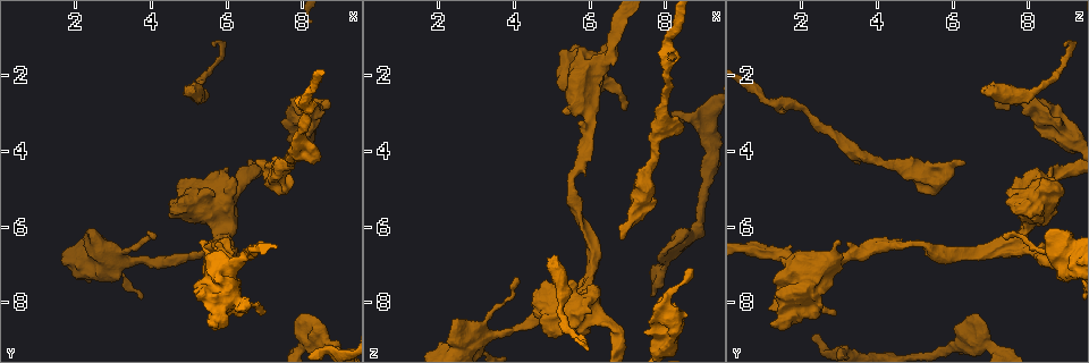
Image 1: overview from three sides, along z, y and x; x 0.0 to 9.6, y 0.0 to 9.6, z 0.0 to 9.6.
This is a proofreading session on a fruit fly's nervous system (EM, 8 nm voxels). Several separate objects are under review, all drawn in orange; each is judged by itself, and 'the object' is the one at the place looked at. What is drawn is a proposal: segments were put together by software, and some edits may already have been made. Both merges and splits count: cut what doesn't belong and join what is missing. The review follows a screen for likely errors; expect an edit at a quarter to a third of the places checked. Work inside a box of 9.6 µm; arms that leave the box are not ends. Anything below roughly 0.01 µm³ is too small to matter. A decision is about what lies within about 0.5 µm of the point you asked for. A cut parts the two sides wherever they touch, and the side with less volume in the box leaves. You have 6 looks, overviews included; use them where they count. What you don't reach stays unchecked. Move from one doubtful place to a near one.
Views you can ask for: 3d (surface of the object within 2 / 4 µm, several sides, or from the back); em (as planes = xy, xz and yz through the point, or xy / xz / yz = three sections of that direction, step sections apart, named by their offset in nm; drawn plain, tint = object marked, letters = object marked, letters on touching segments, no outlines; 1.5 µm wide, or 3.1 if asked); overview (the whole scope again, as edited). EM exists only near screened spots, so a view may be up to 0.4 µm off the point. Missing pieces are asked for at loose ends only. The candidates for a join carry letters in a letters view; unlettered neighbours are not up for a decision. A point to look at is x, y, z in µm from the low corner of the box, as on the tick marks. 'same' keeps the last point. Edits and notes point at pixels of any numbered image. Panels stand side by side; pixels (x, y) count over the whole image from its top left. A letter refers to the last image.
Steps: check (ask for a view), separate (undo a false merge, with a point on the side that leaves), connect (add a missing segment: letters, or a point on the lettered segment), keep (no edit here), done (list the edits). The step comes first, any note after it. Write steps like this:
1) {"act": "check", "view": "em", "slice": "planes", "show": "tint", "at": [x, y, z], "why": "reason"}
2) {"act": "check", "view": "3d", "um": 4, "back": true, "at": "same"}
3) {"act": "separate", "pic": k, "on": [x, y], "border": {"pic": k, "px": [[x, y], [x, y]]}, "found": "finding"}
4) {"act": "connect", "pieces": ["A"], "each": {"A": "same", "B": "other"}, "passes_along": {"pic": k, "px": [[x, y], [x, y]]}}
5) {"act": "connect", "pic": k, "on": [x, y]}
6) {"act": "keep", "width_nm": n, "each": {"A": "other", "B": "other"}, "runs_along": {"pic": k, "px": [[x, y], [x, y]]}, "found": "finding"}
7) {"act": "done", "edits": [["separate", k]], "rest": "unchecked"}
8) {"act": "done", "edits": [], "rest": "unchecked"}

{"act": "check", "view": "3d", "um": 2, "at": [5.65, 1.15, 9.00], "why": "long arm stops here"}

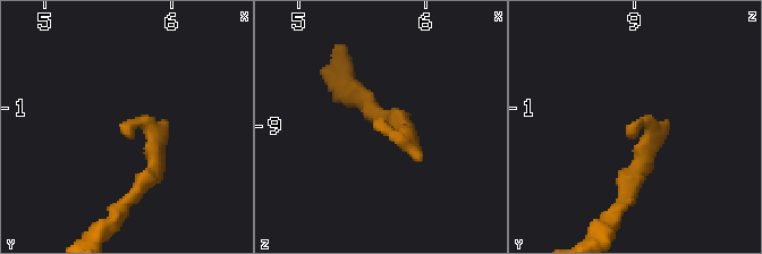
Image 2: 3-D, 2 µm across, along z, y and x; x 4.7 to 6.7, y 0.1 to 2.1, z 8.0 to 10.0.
{"act": "check", "view": "em", "slice": "yz", "step": 8, "show": "plain", "at": [5.60, 1.18, 8.94], "why": "need the tissue"}

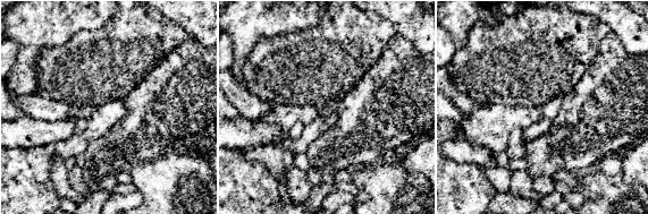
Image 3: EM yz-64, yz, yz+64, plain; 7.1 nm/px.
{"act": "check", "view": "em", "slice": "yz", "step": 8, "show": "letters", "at": "same", "why": "what lies round it"}

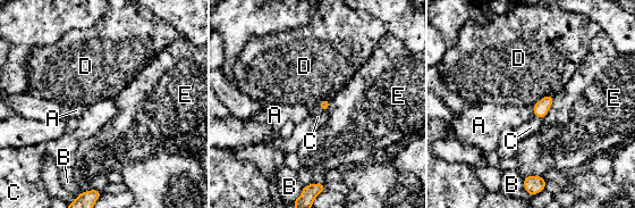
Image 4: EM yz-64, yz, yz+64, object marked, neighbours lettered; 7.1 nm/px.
{"act": "keep", "longest_contact_nm": ["E", 190], "each": {"A": "other", "B": "other", "C": "other", "D": "other", "E": "other"}, "border": {"pic": 4, "px": [[318, 106], [328, 109]]}, "found": "none of them fits"}

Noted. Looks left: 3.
{"act": "check", "view": "3d", "um": 2, "at": [7.50, 3.20, 8.75], "why": "free end"}

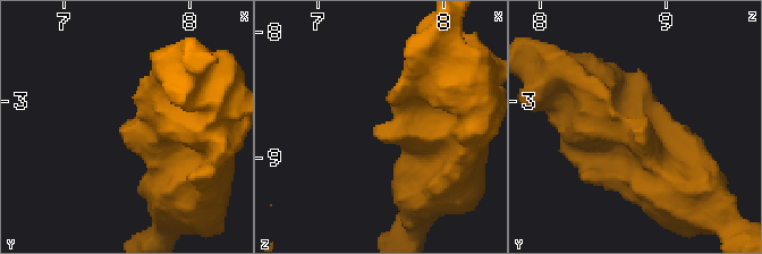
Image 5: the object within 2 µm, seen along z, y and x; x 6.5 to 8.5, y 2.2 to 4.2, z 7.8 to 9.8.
{"act": "check", "view": "em", "slice": "xz", "step": 8, "show": "tint", "at": [7.48, 3.20, 8.82]}

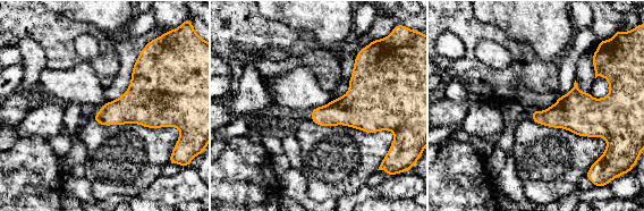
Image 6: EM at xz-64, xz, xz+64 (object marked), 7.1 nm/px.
{"act": "check", "view": "em", "slice": "xz", "step": 8, "show": "letters", "at": "same"}

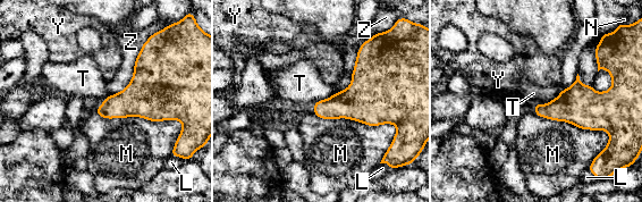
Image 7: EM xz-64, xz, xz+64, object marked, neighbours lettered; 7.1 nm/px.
{"act": "keep", "each": {"L": "other", "M": "other", "N": "other", "T": "other", "Y": "other", "Z": "other"}, "border": {"pic": 7, "px": [[95, 111], [108, 118], [177, 120]]}, "found": "no lettered segment goes on from it"}

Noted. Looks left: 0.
{"act": "done", "edits": [], "rest": "unchecked"}

